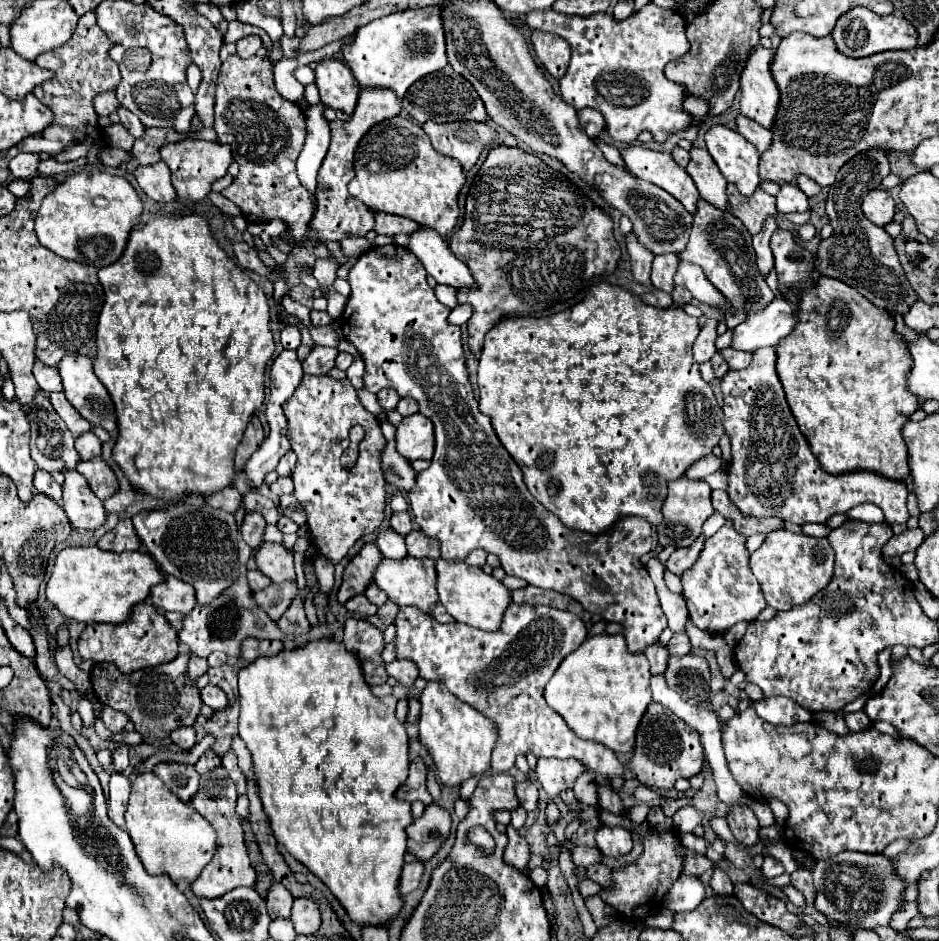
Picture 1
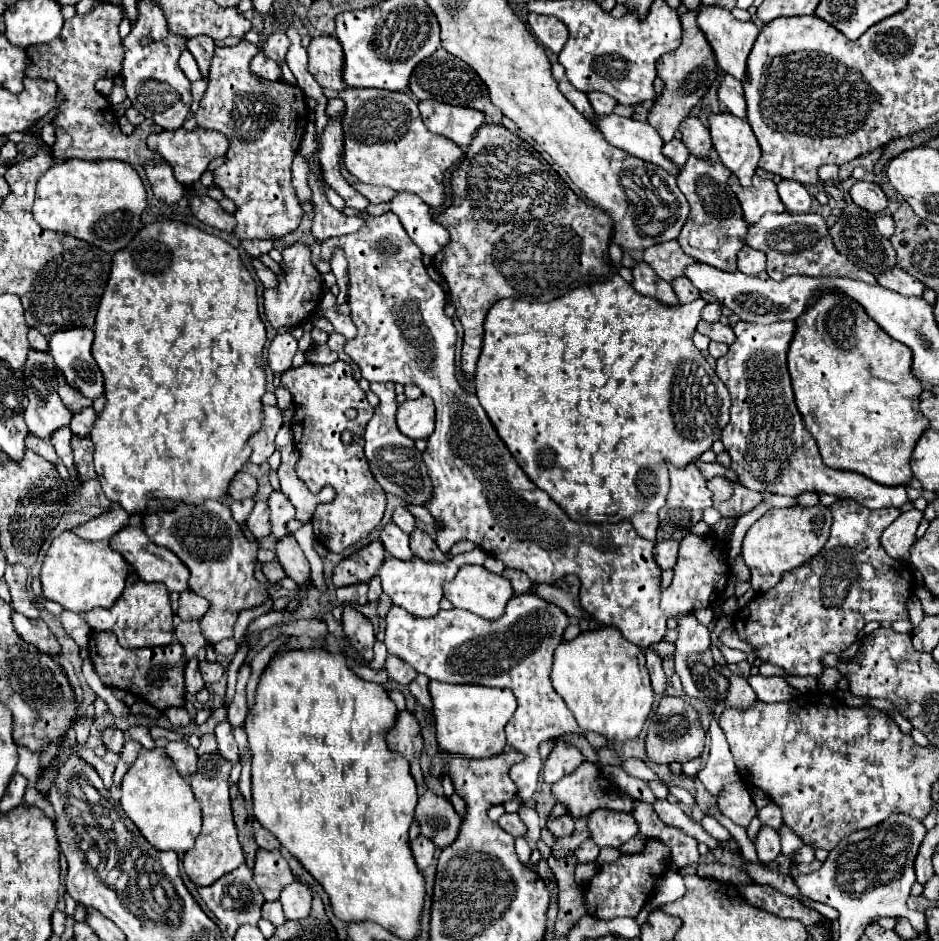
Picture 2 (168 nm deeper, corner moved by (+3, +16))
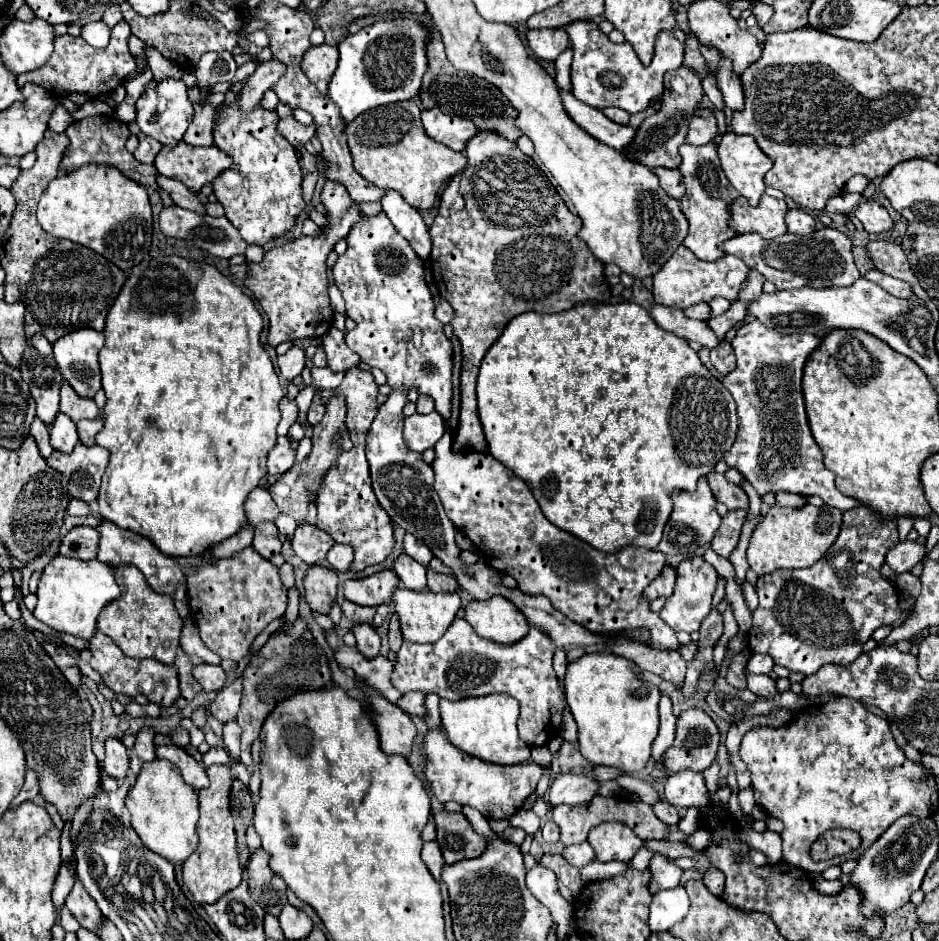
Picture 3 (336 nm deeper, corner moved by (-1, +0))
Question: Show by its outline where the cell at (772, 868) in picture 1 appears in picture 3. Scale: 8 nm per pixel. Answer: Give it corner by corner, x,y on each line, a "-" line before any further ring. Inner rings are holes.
739,824
739,836
751,844
751,848
761,850
763,854
769,856
769,864
777,864
781,860
781,836
777,832
765,830
765,832
755,832
749,826

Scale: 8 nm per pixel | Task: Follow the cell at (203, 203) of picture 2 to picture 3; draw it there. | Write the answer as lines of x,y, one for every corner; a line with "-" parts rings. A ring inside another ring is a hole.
157,176
157,184
163,192
167,192
171,196
171,200
181,206
181,208
187,208
187,210
195,210
199,214
205,214
205,208
203,204
199,202
199,198
185,188
185,184
181,184
179,180
171,180
171,178
165,178
165,176

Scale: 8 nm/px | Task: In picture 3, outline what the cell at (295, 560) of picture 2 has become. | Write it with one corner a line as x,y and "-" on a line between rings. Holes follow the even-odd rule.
325,566
309,568
305,576
305,600
311,610
319,614
329,614
337,596
337,572

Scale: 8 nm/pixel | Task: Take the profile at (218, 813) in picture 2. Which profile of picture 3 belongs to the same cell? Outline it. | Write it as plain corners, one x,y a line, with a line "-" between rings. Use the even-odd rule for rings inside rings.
215,764
215,766
207,768
207,776
211,780
209,788
199,790
199,808
201,808
201,818
197,824
199,846
183,864
183,884
193,894
195,902
199,902
199,904
217,902
225,892
237,888
243,878
243,868
237,858
233,818
231,818
231,810
229,810
231,770
227,766

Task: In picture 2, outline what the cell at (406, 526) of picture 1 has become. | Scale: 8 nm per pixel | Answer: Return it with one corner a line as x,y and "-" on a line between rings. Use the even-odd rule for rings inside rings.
403,506
395,508
395,512
393,512
393,522
395,522
403,532
413,532
413,530
415,530
415,518
413,518
413,514
411,514
407,508
403,508

